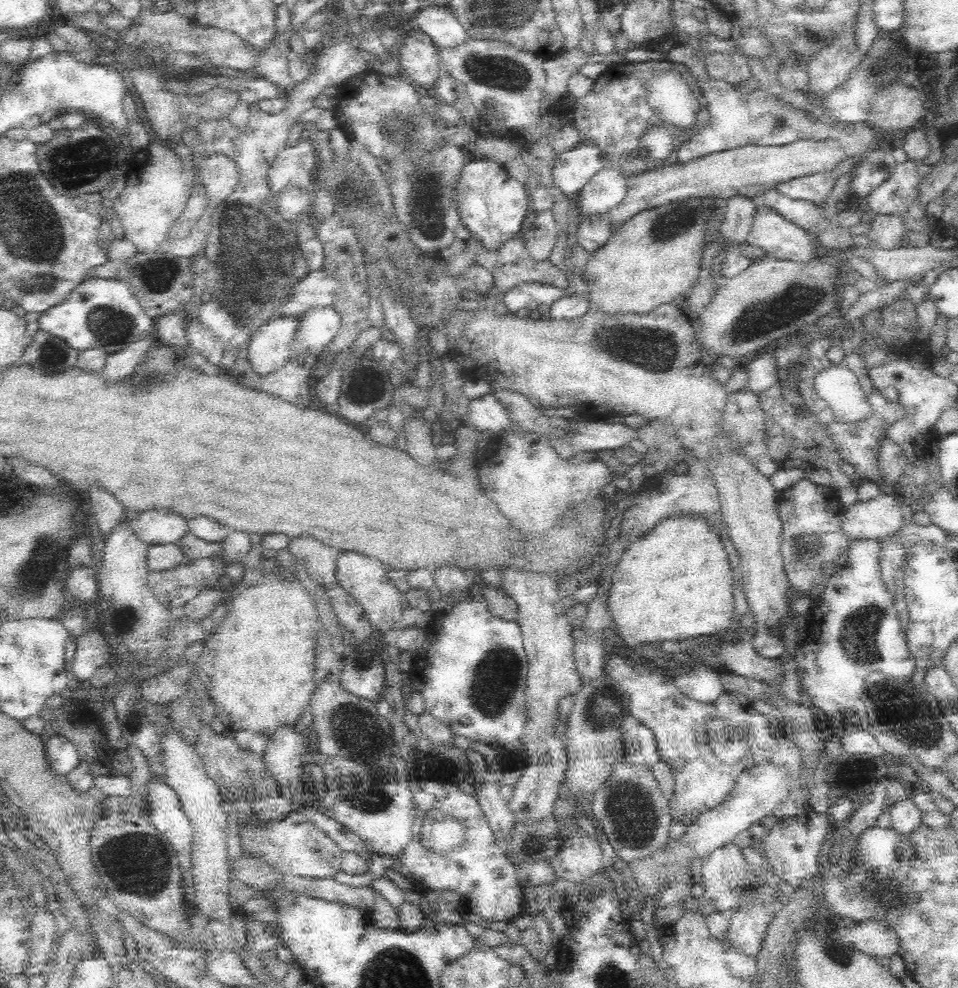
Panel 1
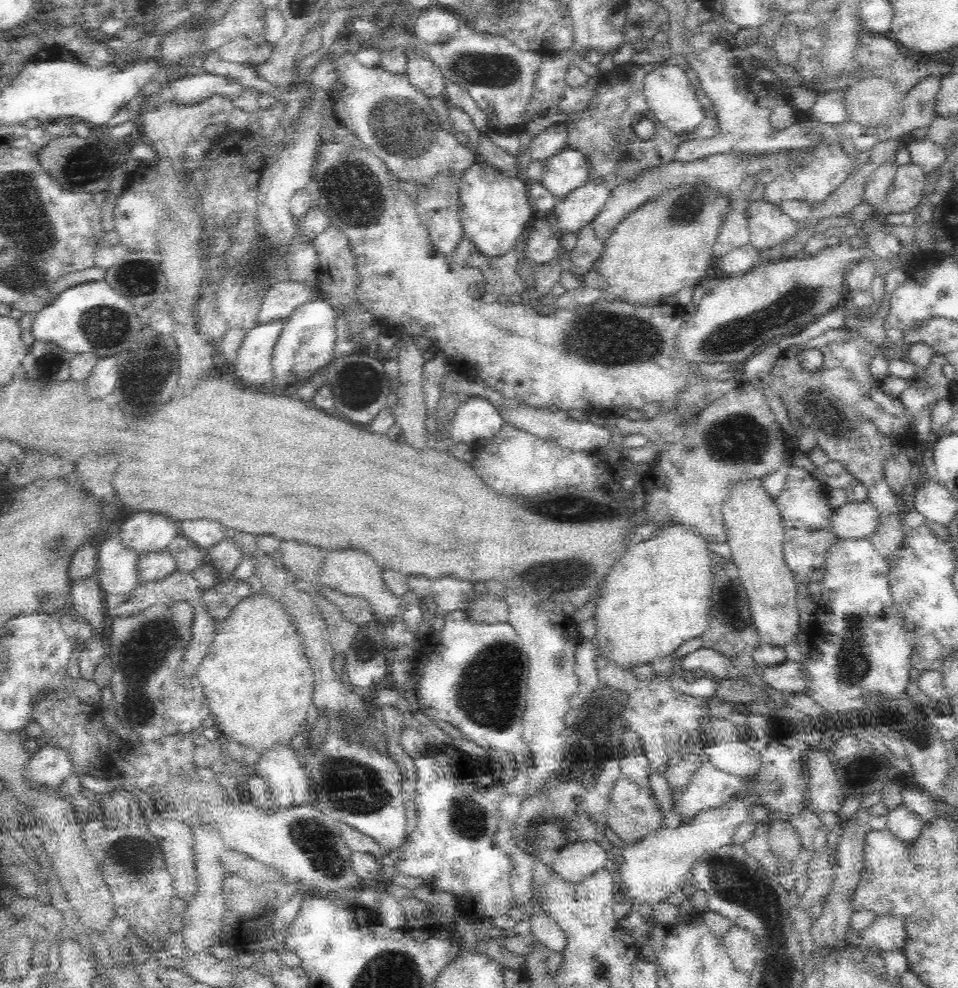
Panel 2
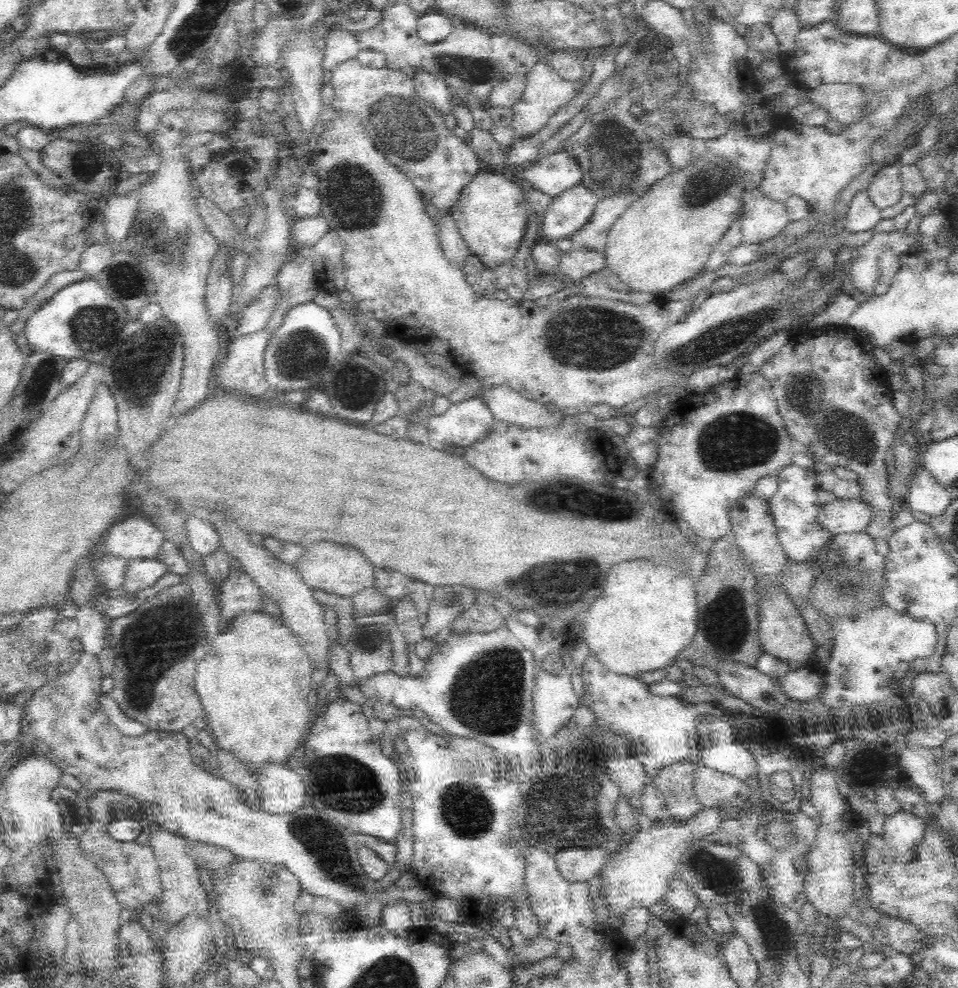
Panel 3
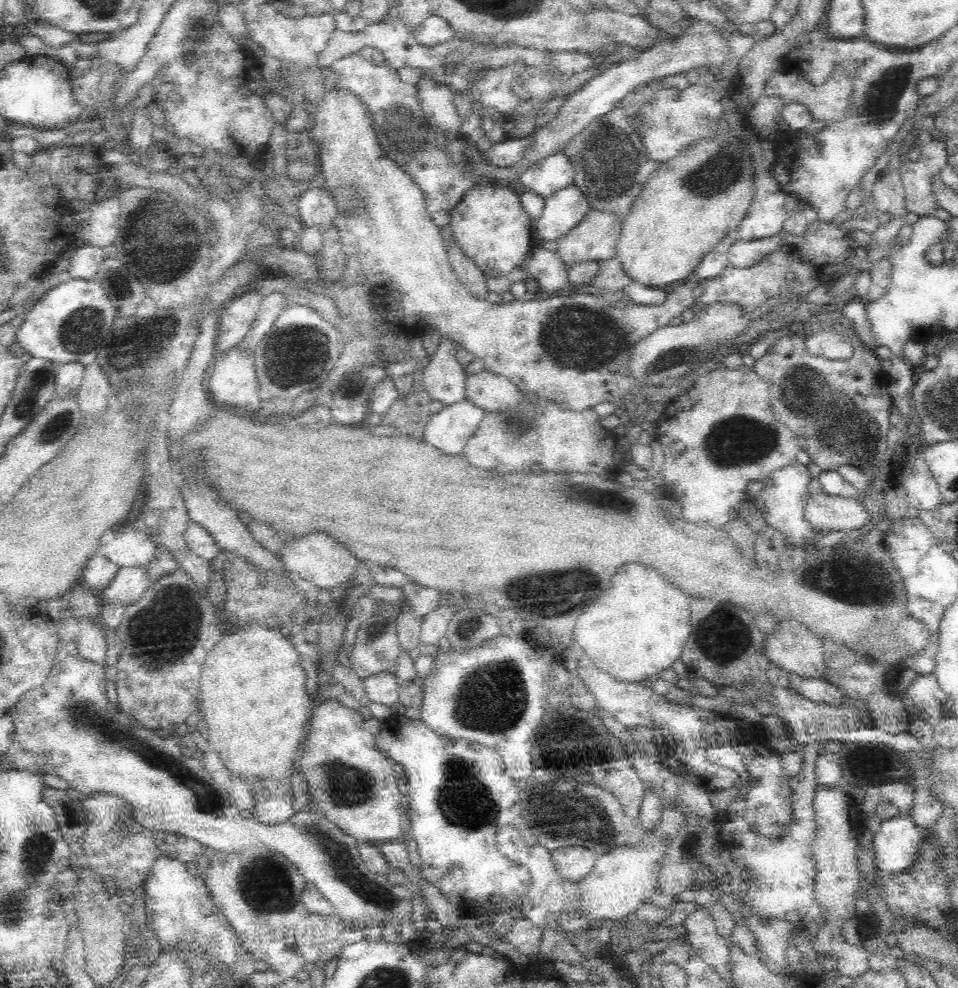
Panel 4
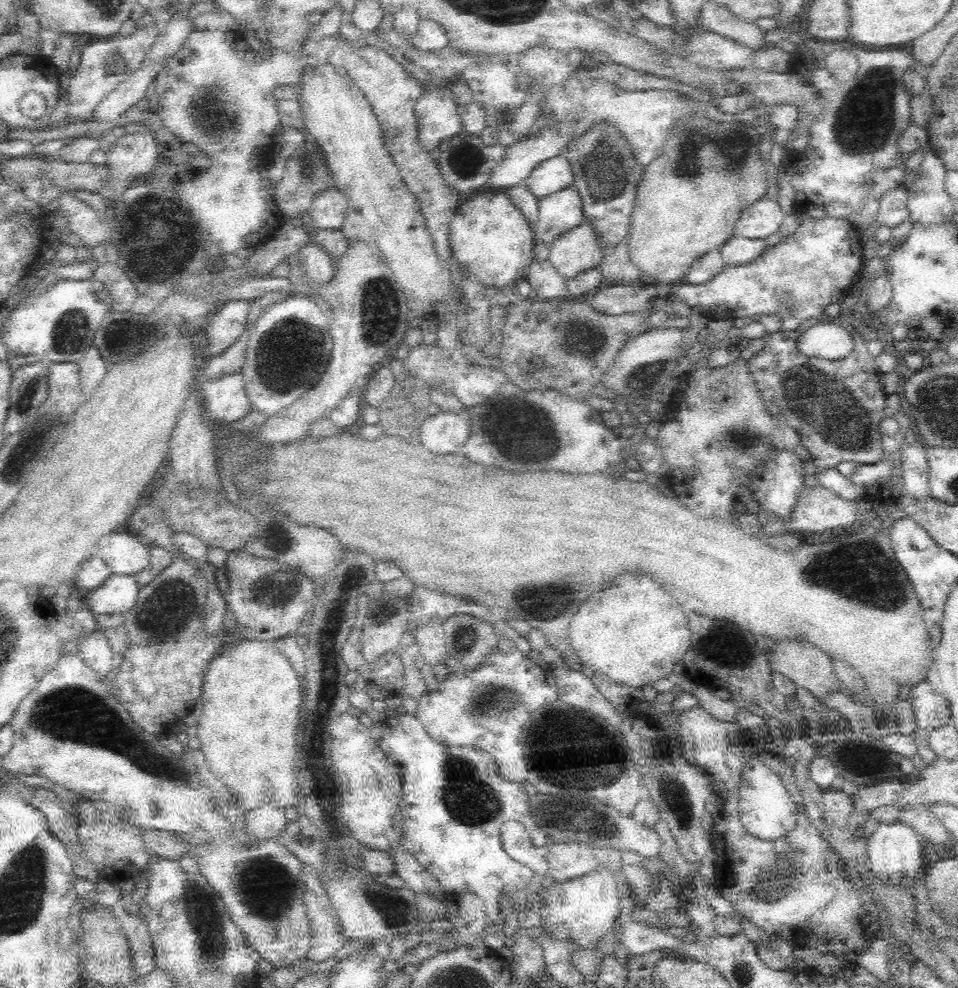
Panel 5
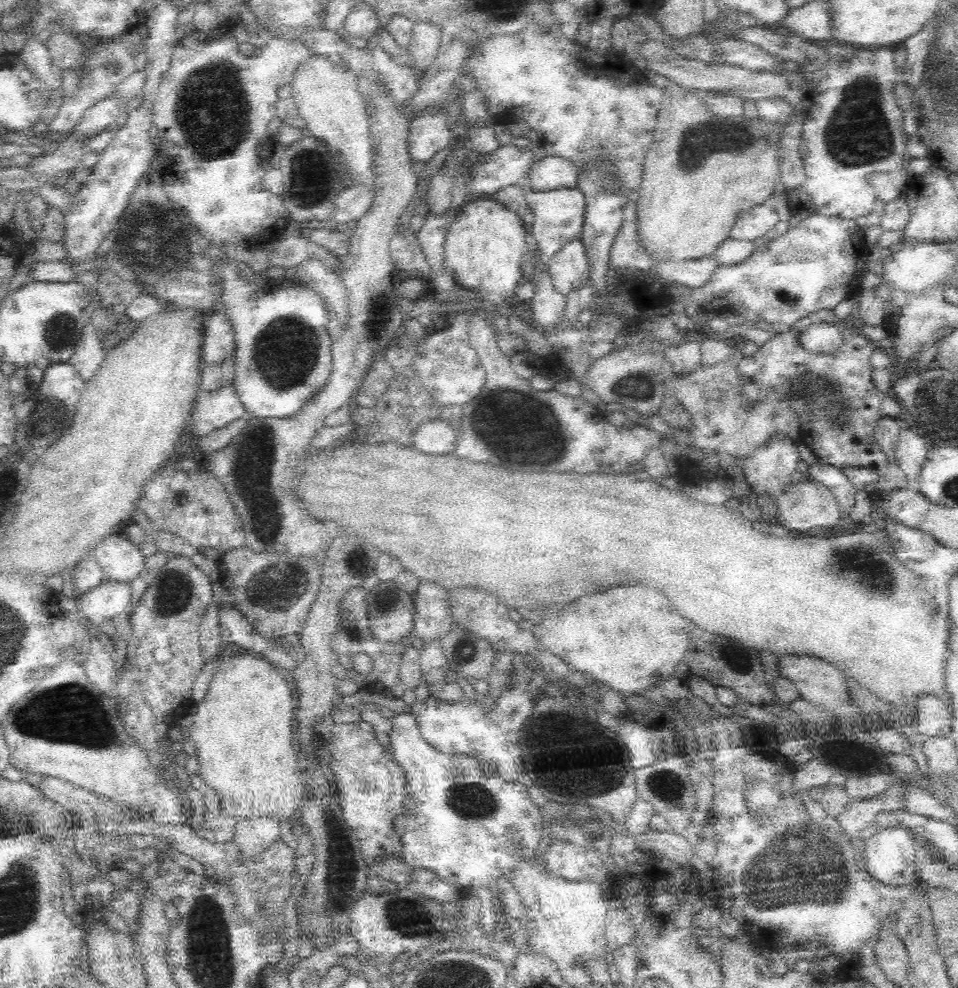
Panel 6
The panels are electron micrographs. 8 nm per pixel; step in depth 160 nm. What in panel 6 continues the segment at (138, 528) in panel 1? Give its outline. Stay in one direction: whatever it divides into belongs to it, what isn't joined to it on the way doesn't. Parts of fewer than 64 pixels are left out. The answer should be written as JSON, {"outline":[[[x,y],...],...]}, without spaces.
{"outline":[[[121,530],[96,545],[90,556],[100,565],[105,580],[130,584],[144,570],[146,554]]]}

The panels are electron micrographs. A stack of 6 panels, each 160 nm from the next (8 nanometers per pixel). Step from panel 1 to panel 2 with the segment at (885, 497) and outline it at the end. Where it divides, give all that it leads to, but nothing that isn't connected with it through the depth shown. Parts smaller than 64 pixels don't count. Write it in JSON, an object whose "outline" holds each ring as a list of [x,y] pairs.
{"outline":[[[870,499],[850,502],[836,508],[830,516],[832,531],[838,539],[869,539],[880,524],[880,511]]]}

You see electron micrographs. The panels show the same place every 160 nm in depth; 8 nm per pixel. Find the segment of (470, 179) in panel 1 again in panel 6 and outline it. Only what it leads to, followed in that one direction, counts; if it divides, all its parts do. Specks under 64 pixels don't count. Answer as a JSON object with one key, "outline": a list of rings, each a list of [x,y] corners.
{"outline":[[[471,199],[453,214],[444,242],[444,265],[454,275],[459,288],[468,289],[471,292],[474,303],[491,307],[497,304],[517,306],[514,290],[525,280],[520,268],[525,256],[530,253],[526,244],[527,231],[528,228],[524,226],[520,216],[512,210],[507,210],[496,199]]]}

